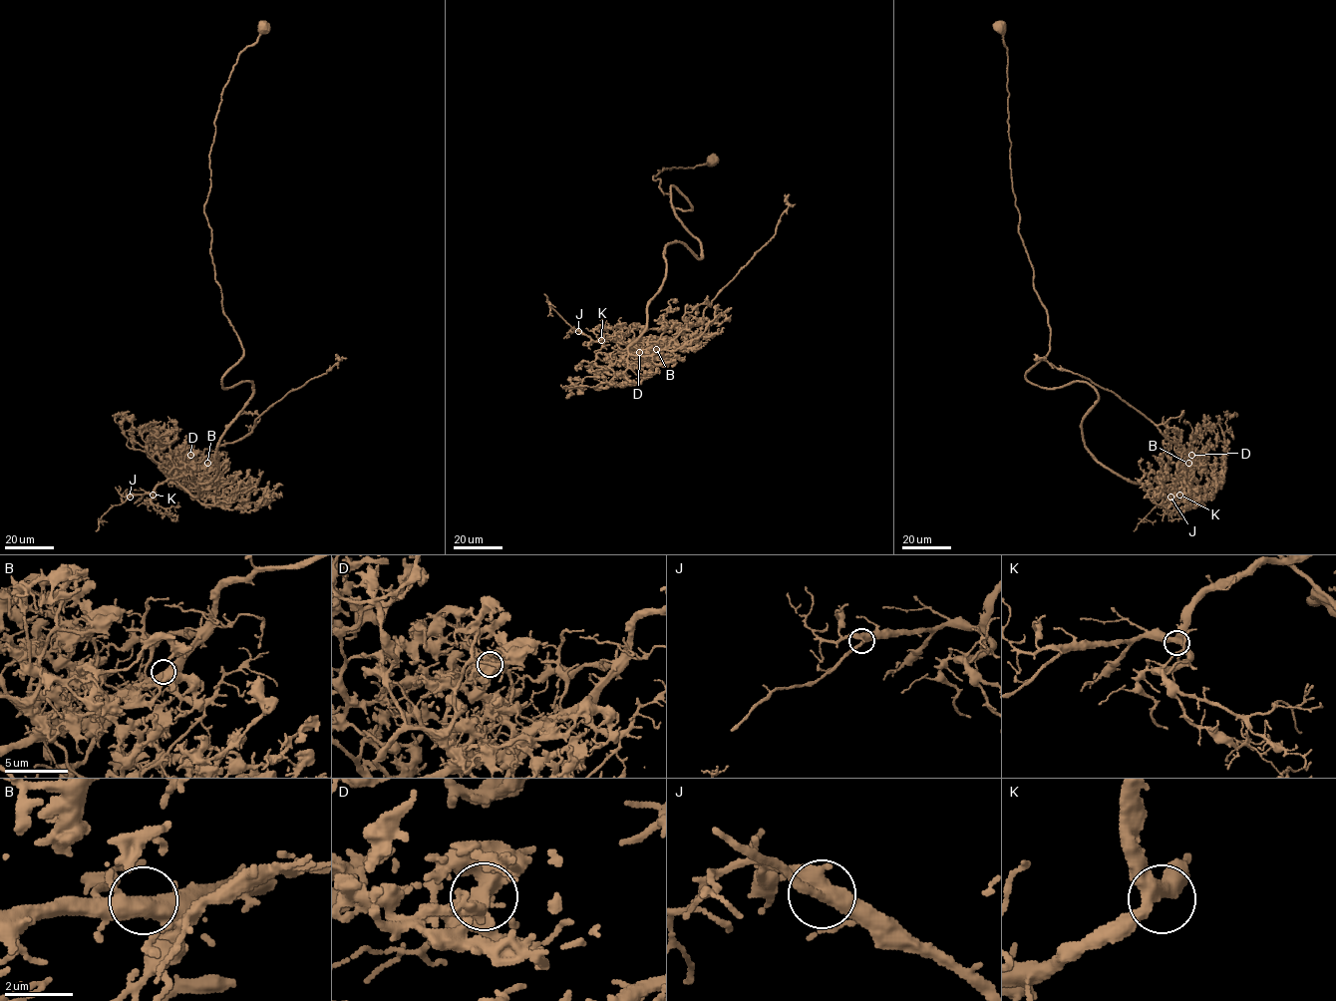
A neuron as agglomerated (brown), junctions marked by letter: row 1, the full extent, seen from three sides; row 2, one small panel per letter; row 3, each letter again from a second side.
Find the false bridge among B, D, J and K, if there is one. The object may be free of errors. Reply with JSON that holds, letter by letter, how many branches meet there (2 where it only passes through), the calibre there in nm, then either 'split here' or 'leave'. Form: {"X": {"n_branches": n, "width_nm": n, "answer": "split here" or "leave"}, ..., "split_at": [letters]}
{"B": {"n_branches": 3, "width_nm": 460, "answer": "leave"}, "D": {"n_branches": 3, "width_nm": 400, "answer": "split here"}, "J": {"n_branches": 3, "width_nm": 400, "answer": "leave"}, "K": {"n_branches": 3, "width_nm": 380, "answer": "leave"}, "split_at": ["D"]}

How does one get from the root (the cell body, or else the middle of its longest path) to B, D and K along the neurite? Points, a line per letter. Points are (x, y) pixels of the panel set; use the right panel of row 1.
B: (1000, 28), (1050, 330), (1025, 378), (1088, 382), (1085, 446), (1129, 481), (1175, 497), (1188, 463)
D: (1000, 28), (1019, 233), (1050, 330), (1025, 378), (1088, 382), (1085, 446), (1130, 481), (1194, 491), (1191, 456)
K: (1000, 28), (1050, 330), (1025, 378), (1088, 382), (1087, 450), (1168, 497), (1180, 468), (1179, 495)

